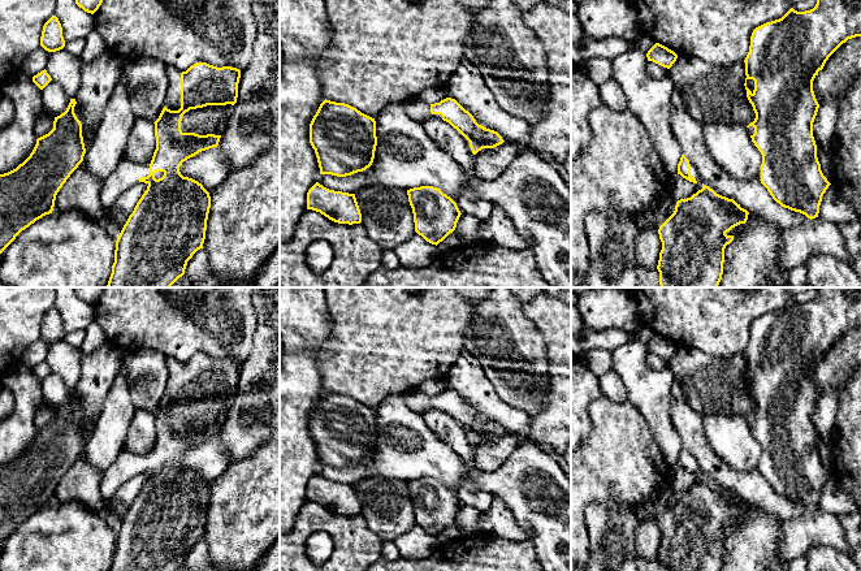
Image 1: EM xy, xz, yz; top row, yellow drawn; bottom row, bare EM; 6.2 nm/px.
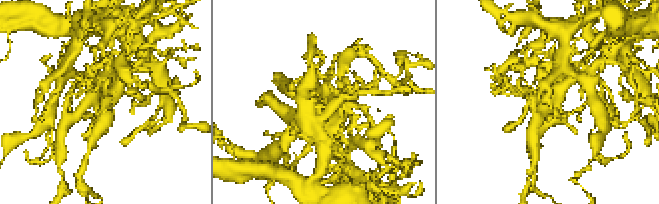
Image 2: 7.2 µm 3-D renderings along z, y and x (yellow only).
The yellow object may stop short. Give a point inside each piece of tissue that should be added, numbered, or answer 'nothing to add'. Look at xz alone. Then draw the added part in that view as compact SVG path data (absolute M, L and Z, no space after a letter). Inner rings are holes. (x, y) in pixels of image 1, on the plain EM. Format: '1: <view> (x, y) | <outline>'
1: xz (418, 401) | M419 389L411 390L410 393L404 395L404 398L406 398L407 407L419 414L423 414L424 411L432 410L432 408L442 410L441 406L432 406L430 395L423 393Z

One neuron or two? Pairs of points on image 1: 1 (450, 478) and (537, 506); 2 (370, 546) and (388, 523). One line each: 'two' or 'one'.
1: one
2: two

